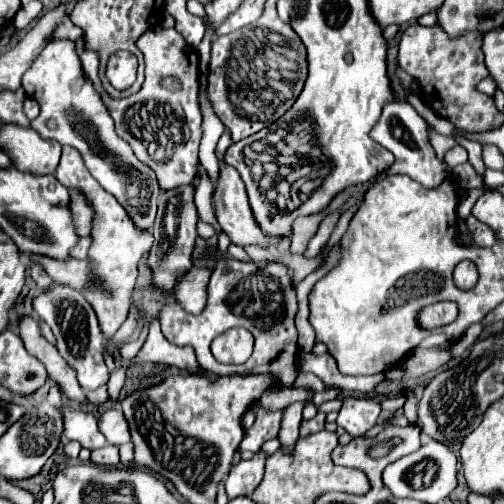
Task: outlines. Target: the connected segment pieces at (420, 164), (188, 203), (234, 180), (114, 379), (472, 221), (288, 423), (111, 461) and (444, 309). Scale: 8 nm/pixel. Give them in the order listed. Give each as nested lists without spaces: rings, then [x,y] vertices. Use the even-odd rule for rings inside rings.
[[[391,100],[391,102],[387,102],[387,104],[383,106],[383,116],[381,116],[379,124],[373,128],[371,138],[373,138],[375,142],[379,142],[383,148],[391,150],[391,152],[395,154],[395,158],[397,158],[395,164],[393,164],[389,170],[385,170],[381,176],[377,176],[375,184],[381,182],[381,178],[385,178],[385,176],[407,174],[407,176],[411,176],[413,180],[421,182],[423,186],[435,188],[437,184],[441,184],[441,182],[447,178],[447,174],[451,174],[449,166],[447,166],[443,160],[437,158],[433,146],[429,144],[425,120],[423,120],[423,118],[415,112],[415,108],[413,108],[409,102],[405,102],[405,100]]]
[[[187,184],[187,186],[177,186],[171,188],[169,192],[161,192],[159,196],[159,212],[153,224],[153,248],[151,248],[151,256],[149,256],[149,266],[155,272],[155,286],[171,292],[175,288],[175,278],[183,272],[187,272],[191,268],[191,252],[195,246],[195,238],[197,238],[197,208],[195,208],[195,186]]]
[[[225,130],[223,136],[221,136],[221,140],[219,140],[219,144],[217,144],[217,158],[219,158],[221,168],[219,168],[219,180],[217,180],[217,190],[215,190],[215,198],[213,198],[213,204],[215,204],[215,210],[217,210],[215,216],[217,216],[217,222],[219,222],[221,230],[227,232],[229,238],[231,238],[231,242],[233,242],[233,244],[239,244],[239,246],[265,244],[265,246],[275,246],[275,248],[279,248],[281,252],[289,250],[289,240],[273,240],[273,238],[267,238],[267,236],[261,232],[261,228],[257,226],[257,222],[255,222],[255,218],[253,218],[253,212],[251,212],[251,208],[249,208],[245,184],[243,184],[239,172],[237,172],[233,166],[225,164],[225,152],[227,152],[229,146],[231,146],[231,136],[229,136],[229,132]],[[217,192],[221,192],[221,198],[219,198],[219,200],[217,200]]]
[[[121,368],[121,370],[117,370],[115,374],[111,374],[111,378],[109,378],[109,396],[115,400],[117,396],[119,396],[119,390],[121,390],[121,386],[123,386],[123,382],[125,382],[125,368]]]
[[[469,216],[467,218],[467,226],[473,234],[473,242],[475,246],[479,248],[487,248],[487,246],[493,246],[493,244],[499,244],[499,236],[483,222],[479,222],[475,216]]]
[[[293,402],[281,422],[281,432],[279,432],[279,442],[281,442],[281,450],[285,454],[293,454],[295,450],[295,442],[299,438],[299,424],[301,424],[301,412],[305,408],[307,402]]]
[[[107,444],[105,448],[97,448],[91,452],[91,462],[93,464],[103,464],[103,466],[117,466],[119,464],[119,448]]]
[[[437,302],[427,306],[421,316],[419,316],[419,324],[423,328],[439,328],[445,326],[449,322],[453,322],[457,318],[457,304],[453,302]]]

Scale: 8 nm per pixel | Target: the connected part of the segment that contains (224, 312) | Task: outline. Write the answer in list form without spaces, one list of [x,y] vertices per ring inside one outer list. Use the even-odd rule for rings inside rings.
[[[217,258],[207,284],[207,304],[201,314],[187,314],[177,300],[163,306],[159,318],[163,334],[175,346],[191,346],[195,350],[197,362],[203,370],[217,372],[219,376],[229,374],[267,374],[271,372],[283,388],[293,388],[297,378],[297,298],[291,282],[289,268],[281,262],[241,262],[233,258]],[[231,326],[247,328],[255,338],[255,348],[251,358],[243,366],[221,366],[209,352],[209,344],[215,336],[223,334]]]

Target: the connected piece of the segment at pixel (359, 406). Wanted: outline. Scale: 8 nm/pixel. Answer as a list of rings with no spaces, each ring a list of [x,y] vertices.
[[[345,396],[337,416],[337,424],[345,428],[351,436],[363,436],[369,428],[377,424],[379,414],[381,414],[379,402]]]

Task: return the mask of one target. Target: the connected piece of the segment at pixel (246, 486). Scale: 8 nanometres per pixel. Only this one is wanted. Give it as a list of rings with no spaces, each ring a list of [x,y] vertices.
[[[259,450],[251,460],[245,460],[245,462],[241,460],[237,466],[231,468],[231,474],[225,482],[225,492],[231,500],[239,498],[239,496],[251,496],[253,494],[253,490],[263,480],[267,458],[269,458],[269,454]]]

